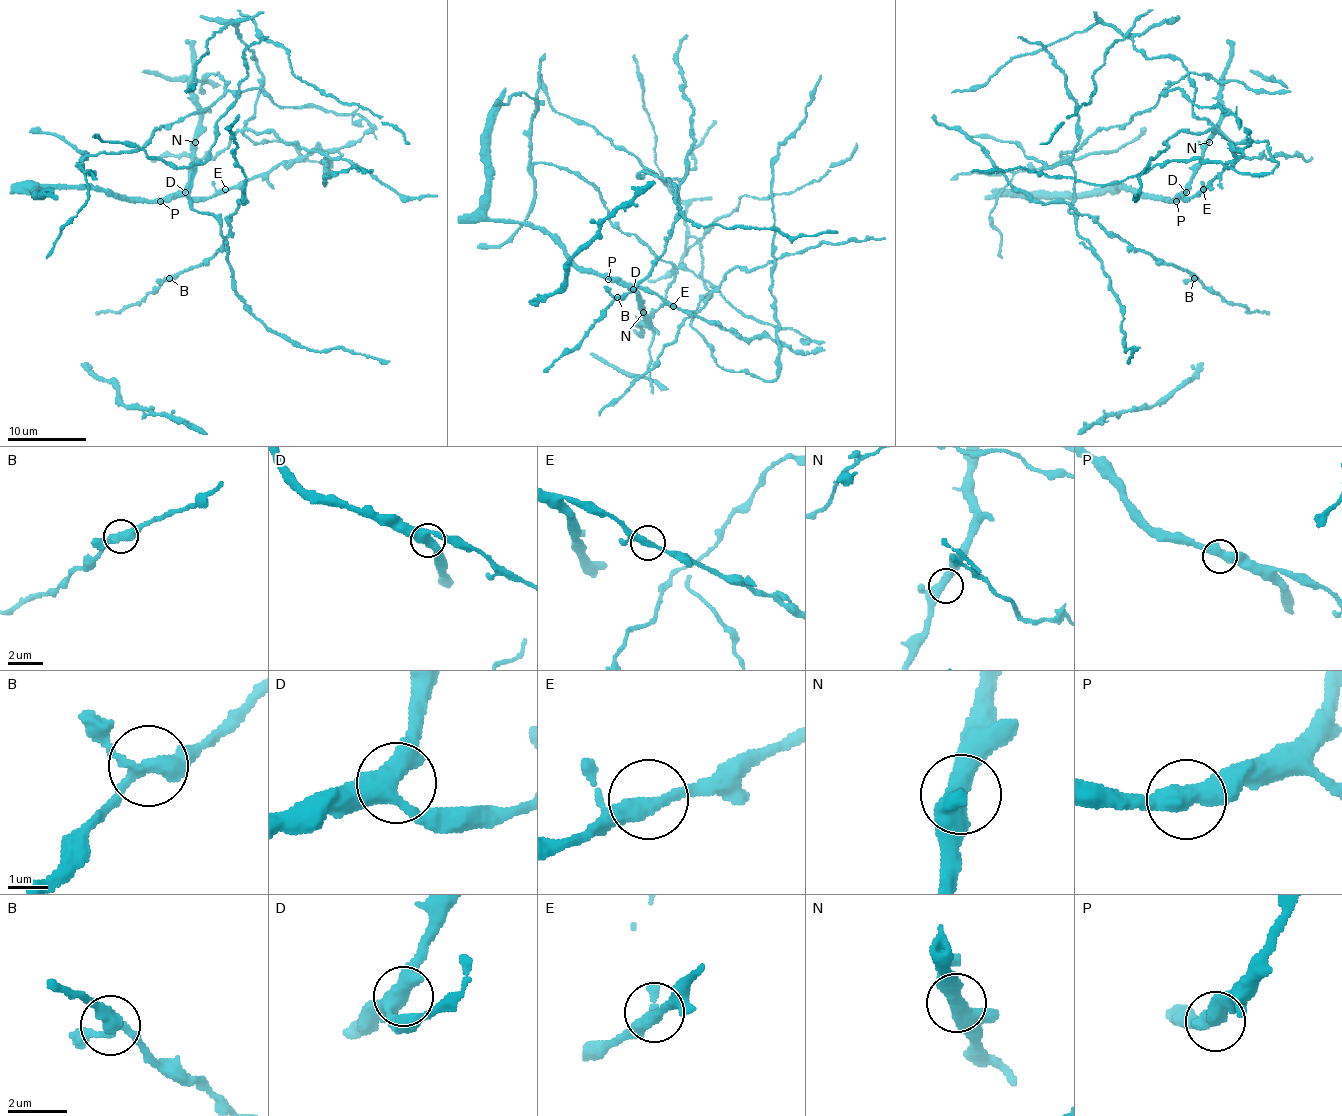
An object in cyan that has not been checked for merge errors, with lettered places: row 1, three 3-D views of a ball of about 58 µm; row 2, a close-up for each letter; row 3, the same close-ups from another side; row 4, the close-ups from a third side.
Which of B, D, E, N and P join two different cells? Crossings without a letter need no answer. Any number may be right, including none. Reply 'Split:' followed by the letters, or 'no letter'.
Split: no letter

